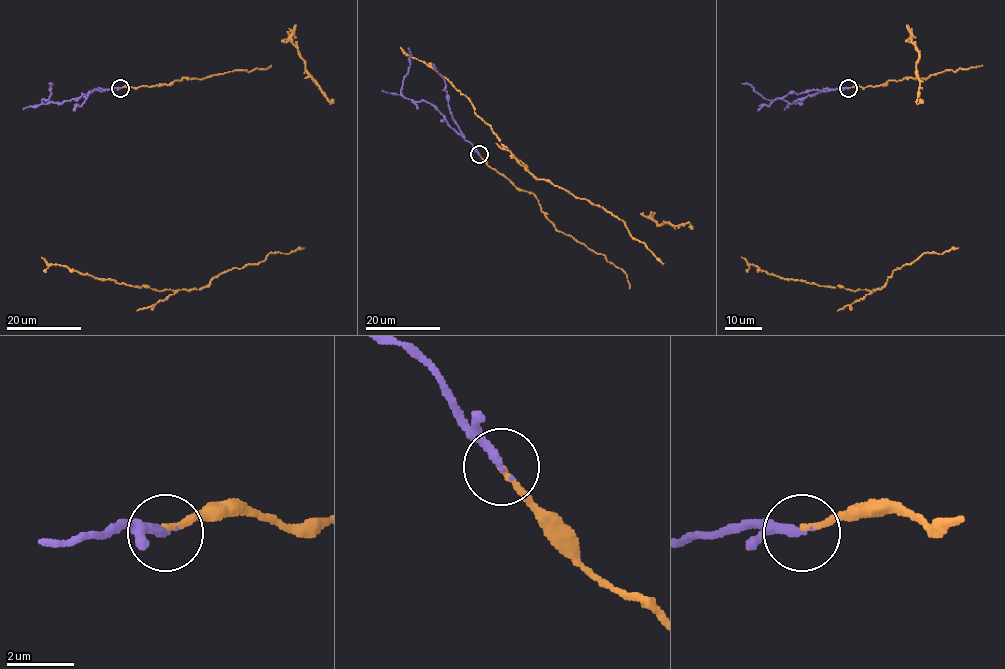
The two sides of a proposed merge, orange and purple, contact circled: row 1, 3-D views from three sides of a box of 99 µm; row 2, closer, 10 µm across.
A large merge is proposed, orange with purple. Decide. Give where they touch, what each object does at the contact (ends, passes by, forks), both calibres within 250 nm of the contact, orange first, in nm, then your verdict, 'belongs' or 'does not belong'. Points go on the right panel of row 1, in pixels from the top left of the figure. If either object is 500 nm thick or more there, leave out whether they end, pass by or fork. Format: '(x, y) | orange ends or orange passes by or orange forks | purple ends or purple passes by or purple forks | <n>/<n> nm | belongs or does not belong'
(848, 88) | orange ends | purple ends | 170/240 nm | belongs

